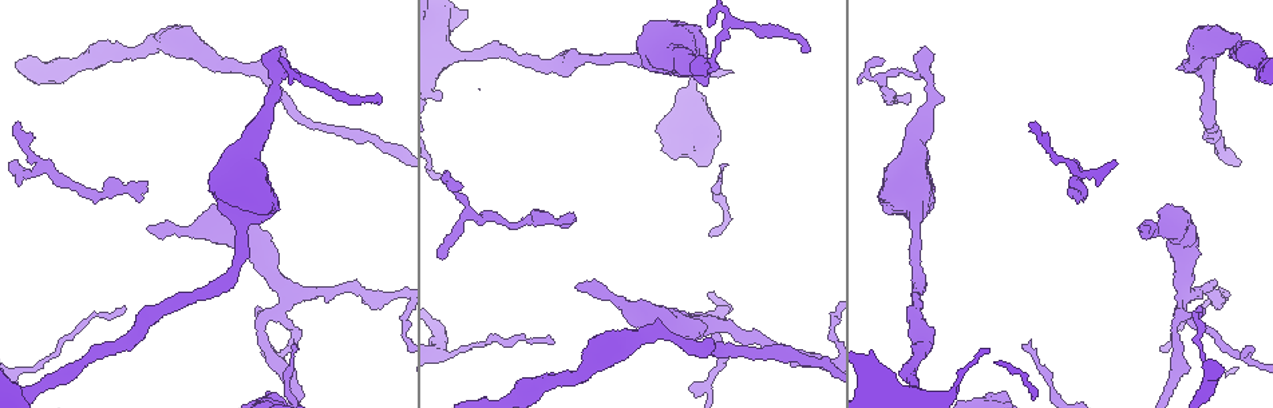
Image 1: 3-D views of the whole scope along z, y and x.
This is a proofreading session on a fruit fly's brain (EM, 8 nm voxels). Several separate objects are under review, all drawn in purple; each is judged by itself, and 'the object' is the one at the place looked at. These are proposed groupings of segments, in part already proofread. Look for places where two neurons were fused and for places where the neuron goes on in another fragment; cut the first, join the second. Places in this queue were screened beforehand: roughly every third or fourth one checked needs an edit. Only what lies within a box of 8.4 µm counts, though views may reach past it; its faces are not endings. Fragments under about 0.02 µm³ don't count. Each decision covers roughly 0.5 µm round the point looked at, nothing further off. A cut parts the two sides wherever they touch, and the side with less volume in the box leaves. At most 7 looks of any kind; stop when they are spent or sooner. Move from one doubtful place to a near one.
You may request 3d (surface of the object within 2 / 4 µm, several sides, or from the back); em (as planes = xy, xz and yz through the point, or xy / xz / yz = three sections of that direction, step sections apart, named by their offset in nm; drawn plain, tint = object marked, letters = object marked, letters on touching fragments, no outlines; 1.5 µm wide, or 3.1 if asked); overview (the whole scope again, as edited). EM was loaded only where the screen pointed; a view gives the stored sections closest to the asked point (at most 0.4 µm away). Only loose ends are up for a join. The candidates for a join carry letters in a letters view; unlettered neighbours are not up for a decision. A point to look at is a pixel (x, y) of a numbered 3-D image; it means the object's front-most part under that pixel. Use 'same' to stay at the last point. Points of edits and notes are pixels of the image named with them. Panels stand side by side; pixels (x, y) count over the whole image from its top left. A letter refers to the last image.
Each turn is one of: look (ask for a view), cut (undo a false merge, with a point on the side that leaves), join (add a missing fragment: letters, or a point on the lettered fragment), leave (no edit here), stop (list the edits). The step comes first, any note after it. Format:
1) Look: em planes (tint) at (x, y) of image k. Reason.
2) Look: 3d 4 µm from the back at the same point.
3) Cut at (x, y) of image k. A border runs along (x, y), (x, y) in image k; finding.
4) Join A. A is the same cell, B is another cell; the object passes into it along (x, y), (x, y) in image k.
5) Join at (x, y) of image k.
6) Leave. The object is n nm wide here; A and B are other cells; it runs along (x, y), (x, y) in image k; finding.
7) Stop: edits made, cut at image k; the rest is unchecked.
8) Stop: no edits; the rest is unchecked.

Look: 3d 4 µm at (125, 309) of image 1. Long arm stops here.

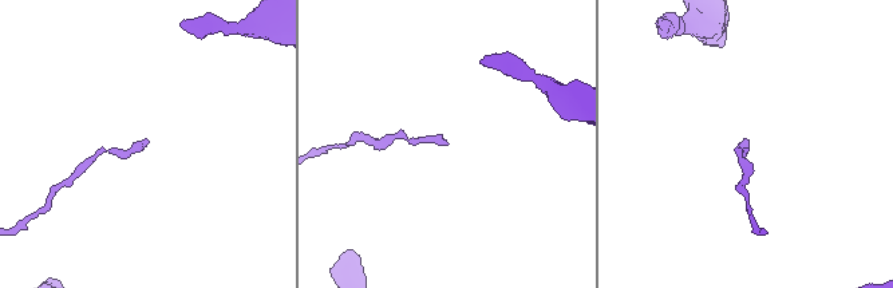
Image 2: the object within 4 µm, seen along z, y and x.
Look: em planes (letters) at (745, 139) of image 2.

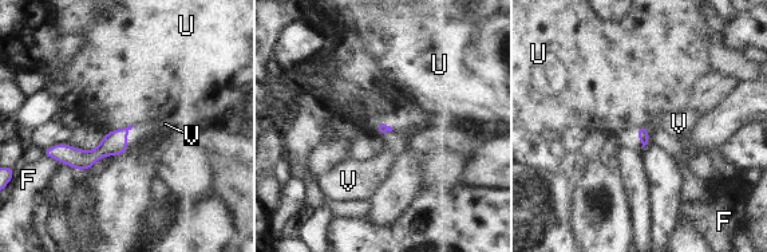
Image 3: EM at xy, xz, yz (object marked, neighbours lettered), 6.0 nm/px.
Leave. The longest contact is with U, 180 nm; F, U and V are other cells; none of them fits.

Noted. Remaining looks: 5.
Look: 3d 4 µm at (705, 338) of image 1. Free end.

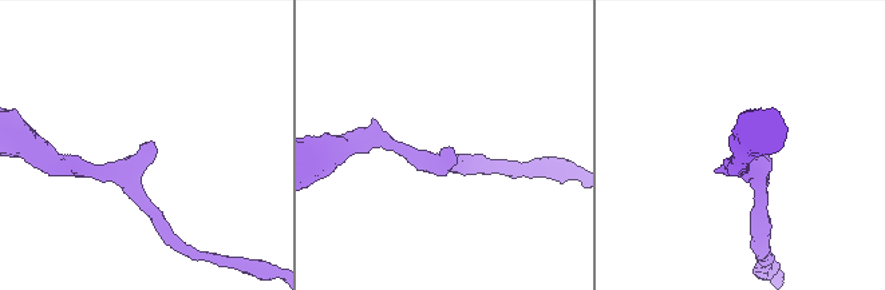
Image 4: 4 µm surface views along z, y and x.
Look: em xy step 8 (letters) at (145, 143) of image 4. The arms are 200, 240 nm wide.

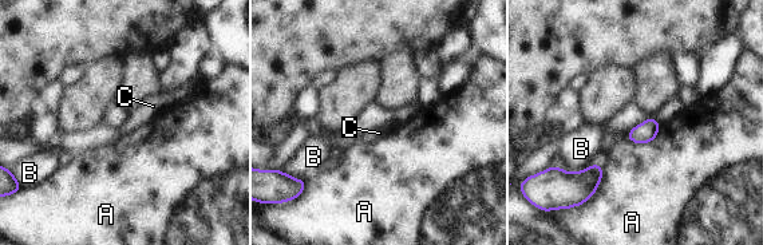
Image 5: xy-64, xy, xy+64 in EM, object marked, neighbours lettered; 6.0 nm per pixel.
Leave. A, B and C are other cells; a border runs along (600, 161), (577, 172), (556, 166) in image 5; none of them fits.

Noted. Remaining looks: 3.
Look: 3d 2 µm at (1076, 163) of image 1. Sharp bend.

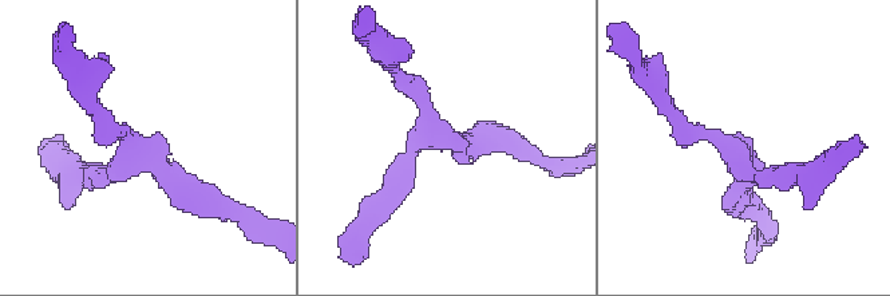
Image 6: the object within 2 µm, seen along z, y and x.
Look: em planes (plain) at (737, 157) of image 6. Shape alone is not enough.

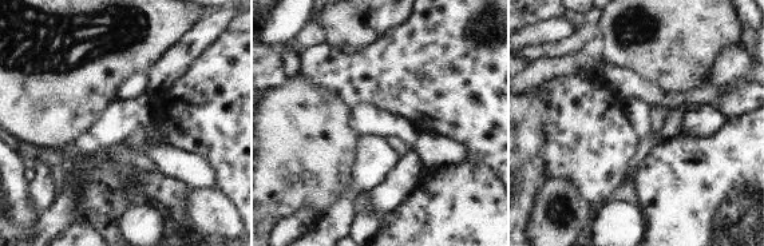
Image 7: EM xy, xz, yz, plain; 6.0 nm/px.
Look: em planes (letters) at the same point. See the neighbours.

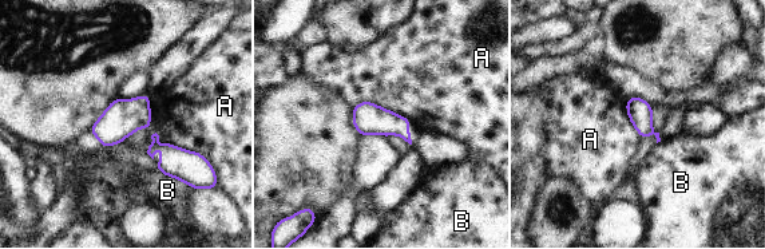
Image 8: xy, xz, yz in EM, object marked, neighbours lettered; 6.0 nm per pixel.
Leave. A and B are other cells; continuous, no second neuron.

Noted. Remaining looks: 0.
Stop: no edits; the rest is unchecked.

